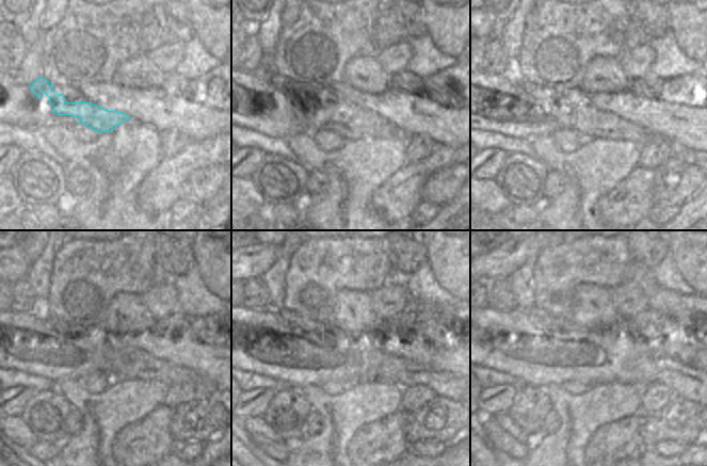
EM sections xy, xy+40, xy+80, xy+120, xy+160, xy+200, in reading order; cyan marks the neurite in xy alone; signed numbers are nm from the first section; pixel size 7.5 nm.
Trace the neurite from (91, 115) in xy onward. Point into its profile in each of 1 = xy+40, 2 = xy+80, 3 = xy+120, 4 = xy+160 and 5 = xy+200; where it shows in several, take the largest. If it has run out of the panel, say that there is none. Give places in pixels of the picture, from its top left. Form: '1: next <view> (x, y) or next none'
1: next xy+40 (315, 107)
2: next xy+80 (573, 109)
3: next xy+120 (110, 344)
4: next xy+160 (316, 328)
5: next xy+200 (564, 324)

